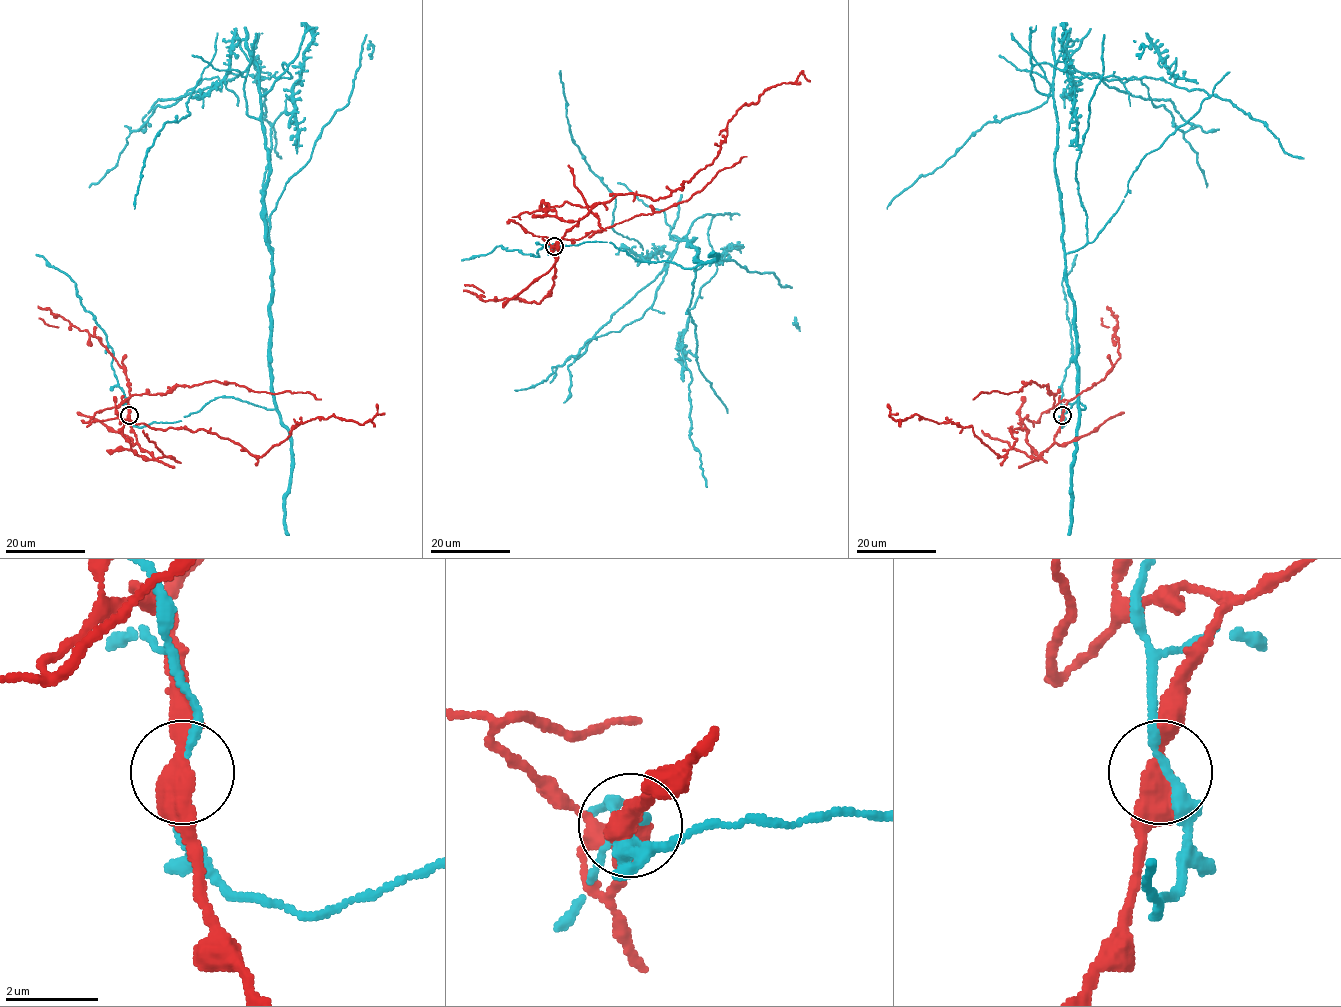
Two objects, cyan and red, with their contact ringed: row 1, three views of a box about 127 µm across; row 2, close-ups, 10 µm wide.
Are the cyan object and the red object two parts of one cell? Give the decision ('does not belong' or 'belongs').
does not belong

